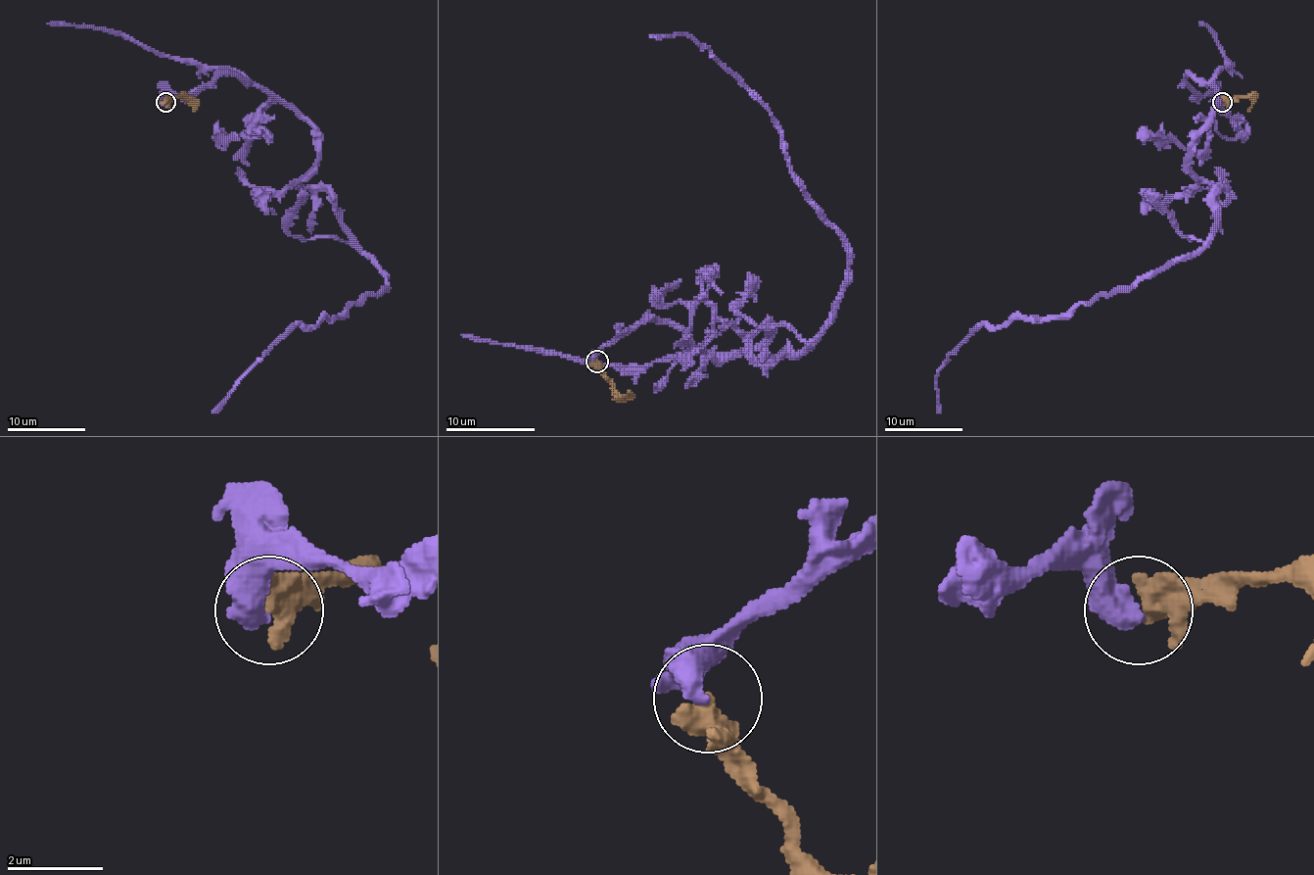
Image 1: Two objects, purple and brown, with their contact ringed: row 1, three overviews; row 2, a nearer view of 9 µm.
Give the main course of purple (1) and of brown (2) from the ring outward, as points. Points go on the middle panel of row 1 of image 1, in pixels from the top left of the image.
1: (596, 362), (652, 319), (731, 353), (765, 323), (776, 362), (845, 281), (778, 121), (650, 37)
2: (596, 362), (598, 370), (617, 390), (626, 395), (630, 390)

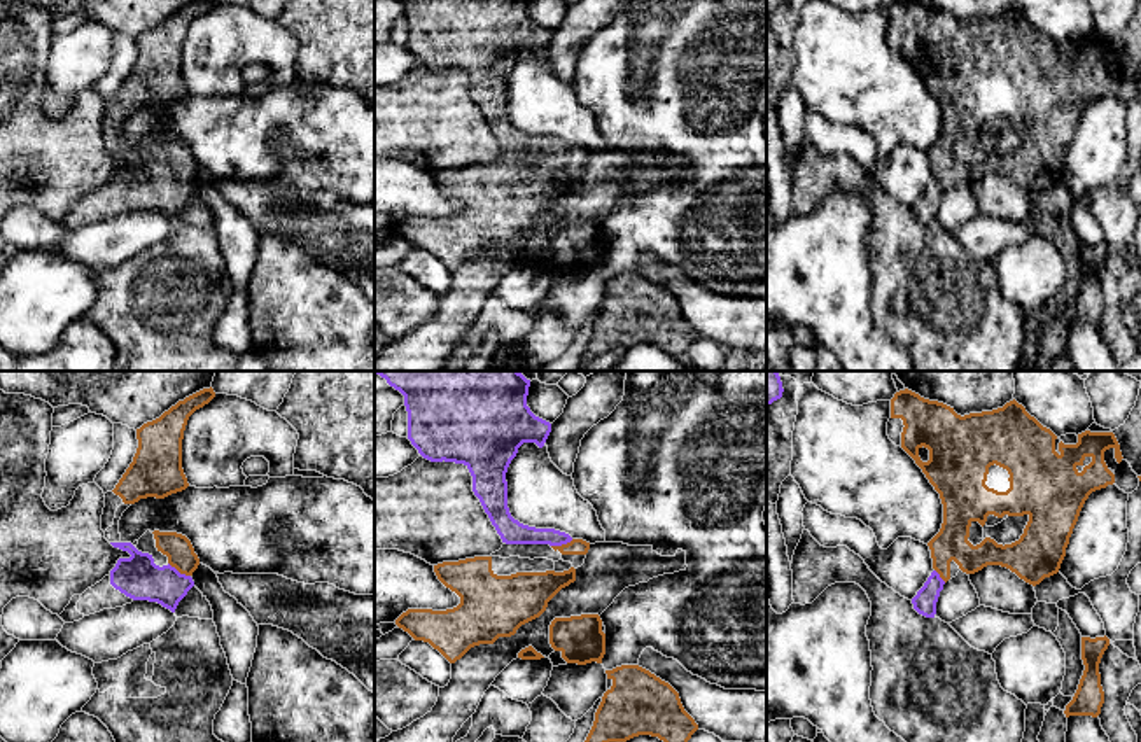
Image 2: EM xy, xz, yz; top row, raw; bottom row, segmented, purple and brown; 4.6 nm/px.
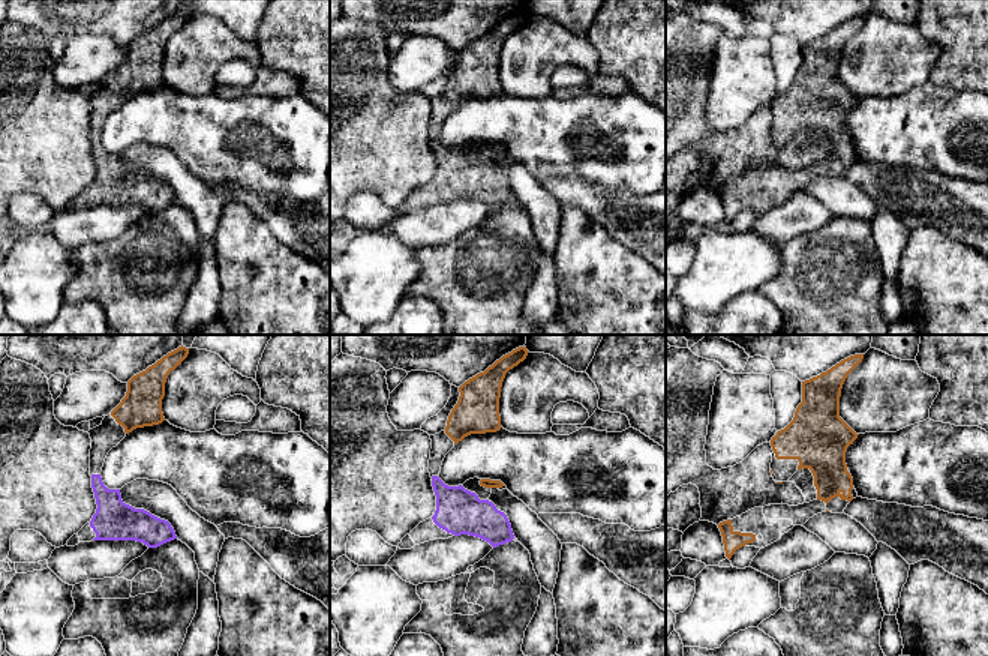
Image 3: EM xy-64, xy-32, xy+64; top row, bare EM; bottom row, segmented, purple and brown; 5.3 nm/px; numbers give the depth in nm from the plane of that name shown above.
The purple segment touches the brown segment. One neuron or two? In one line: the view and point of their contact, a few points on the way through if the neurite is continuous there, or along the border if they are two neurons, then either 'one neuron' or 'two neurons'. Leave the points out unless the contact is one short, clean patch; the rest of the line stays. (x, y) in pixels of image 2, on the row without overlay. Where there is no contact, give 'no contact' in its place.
xy (177, 179) | across xy (139, 186), (170, 186), (177, 179), (179, 158) | one neuron

